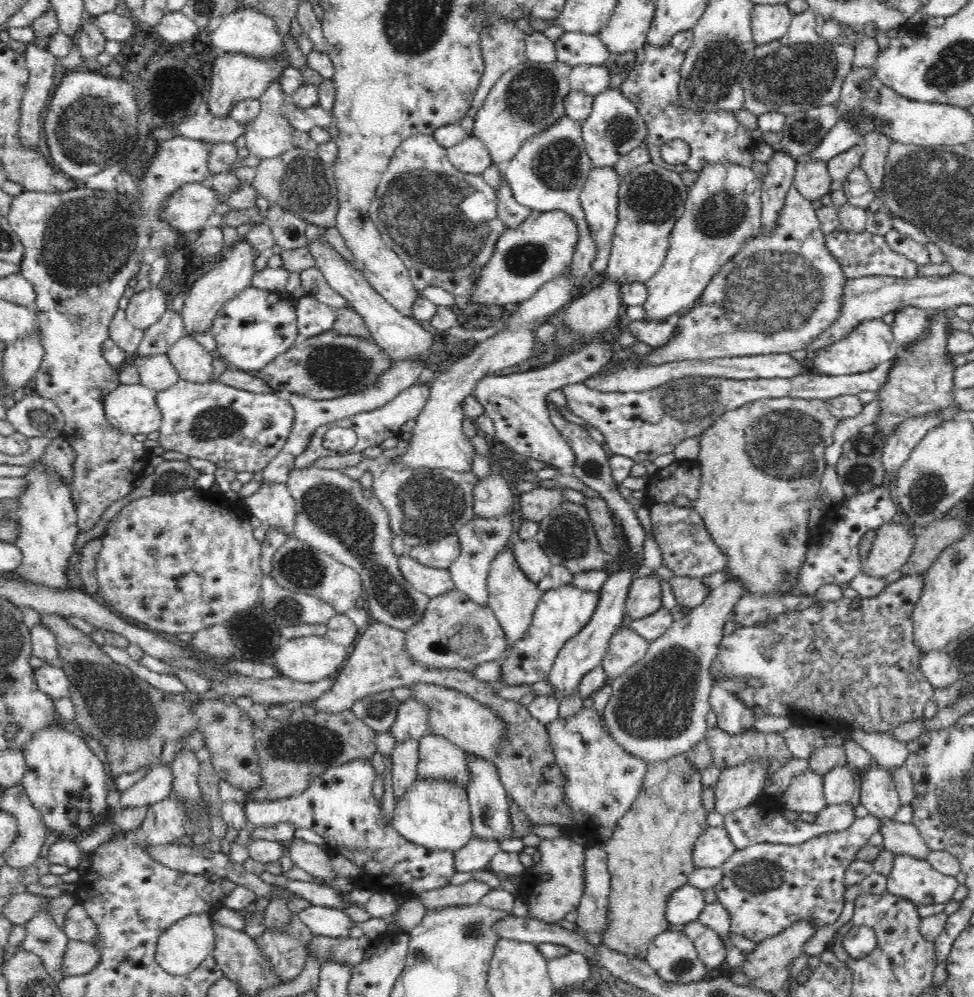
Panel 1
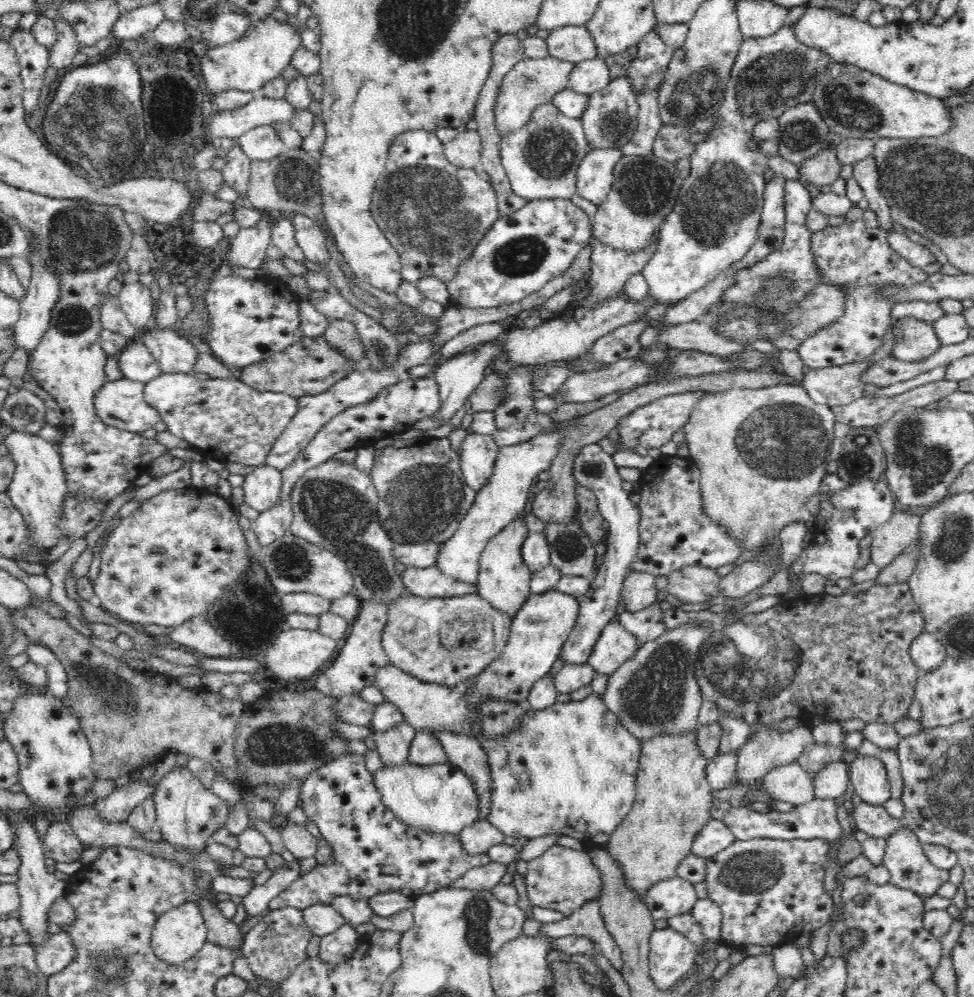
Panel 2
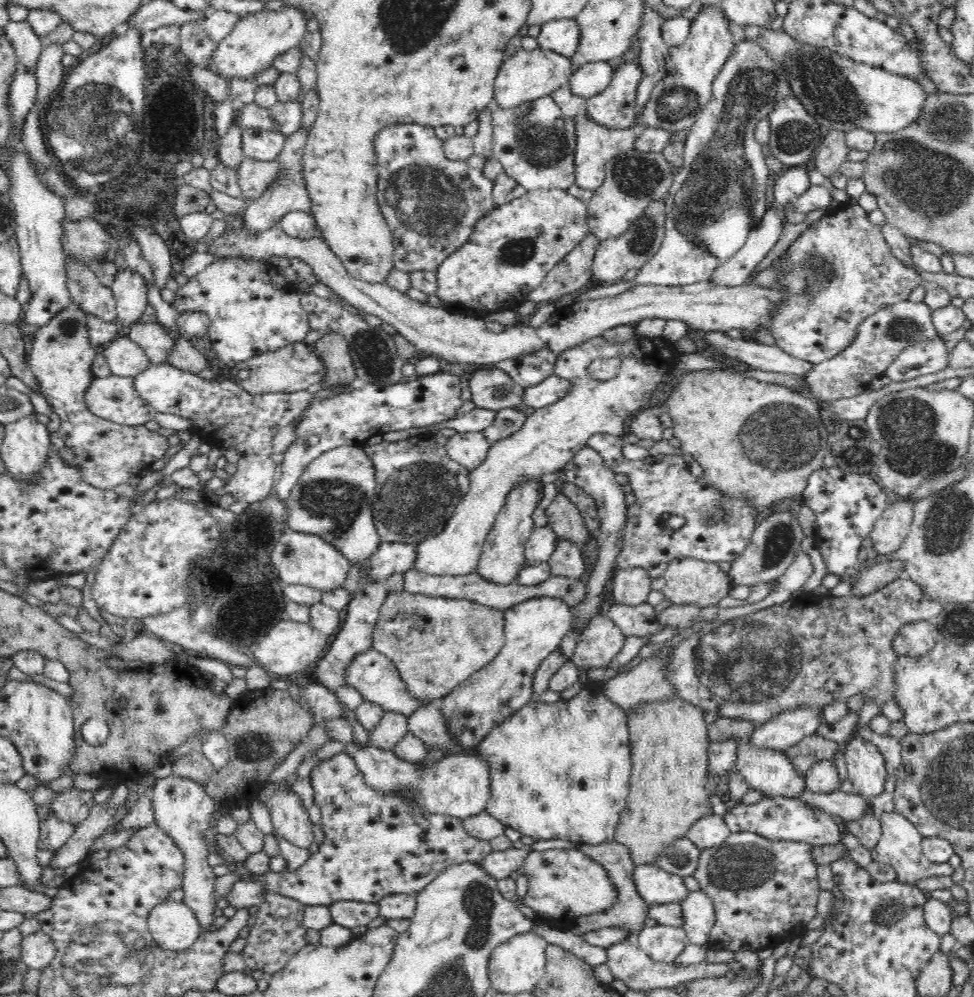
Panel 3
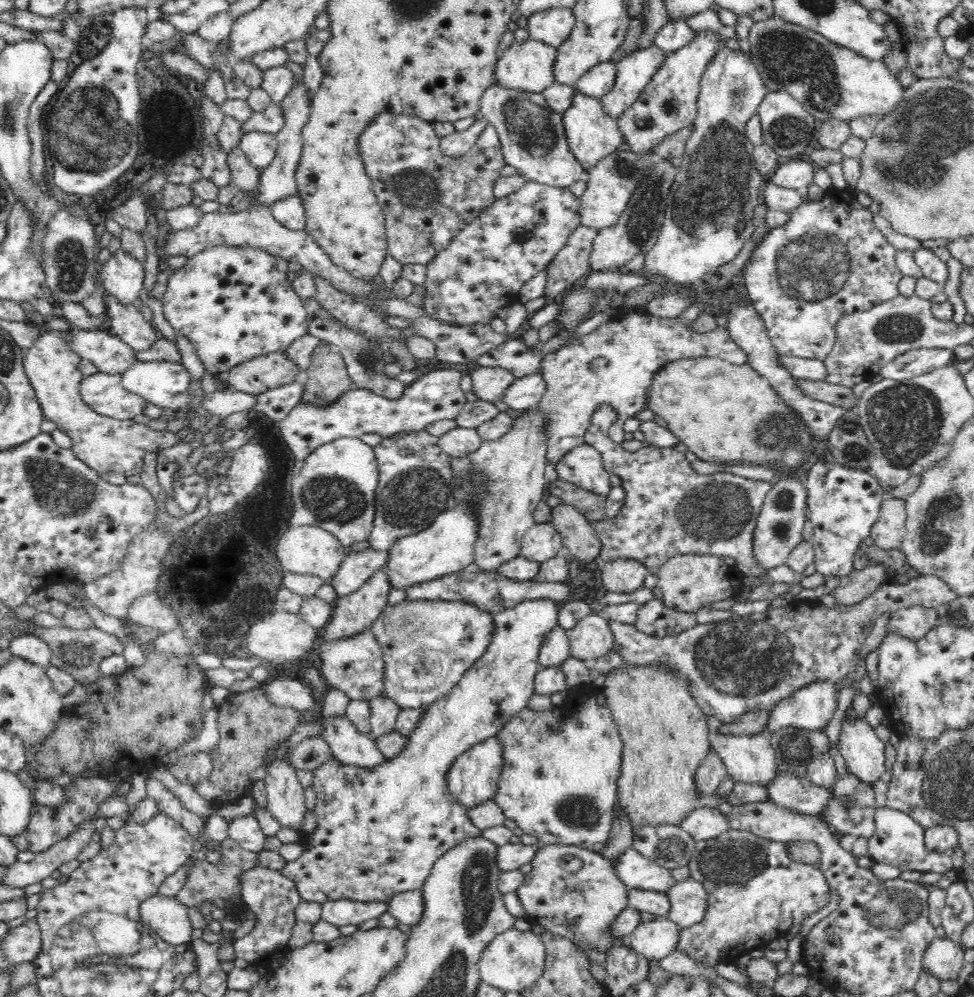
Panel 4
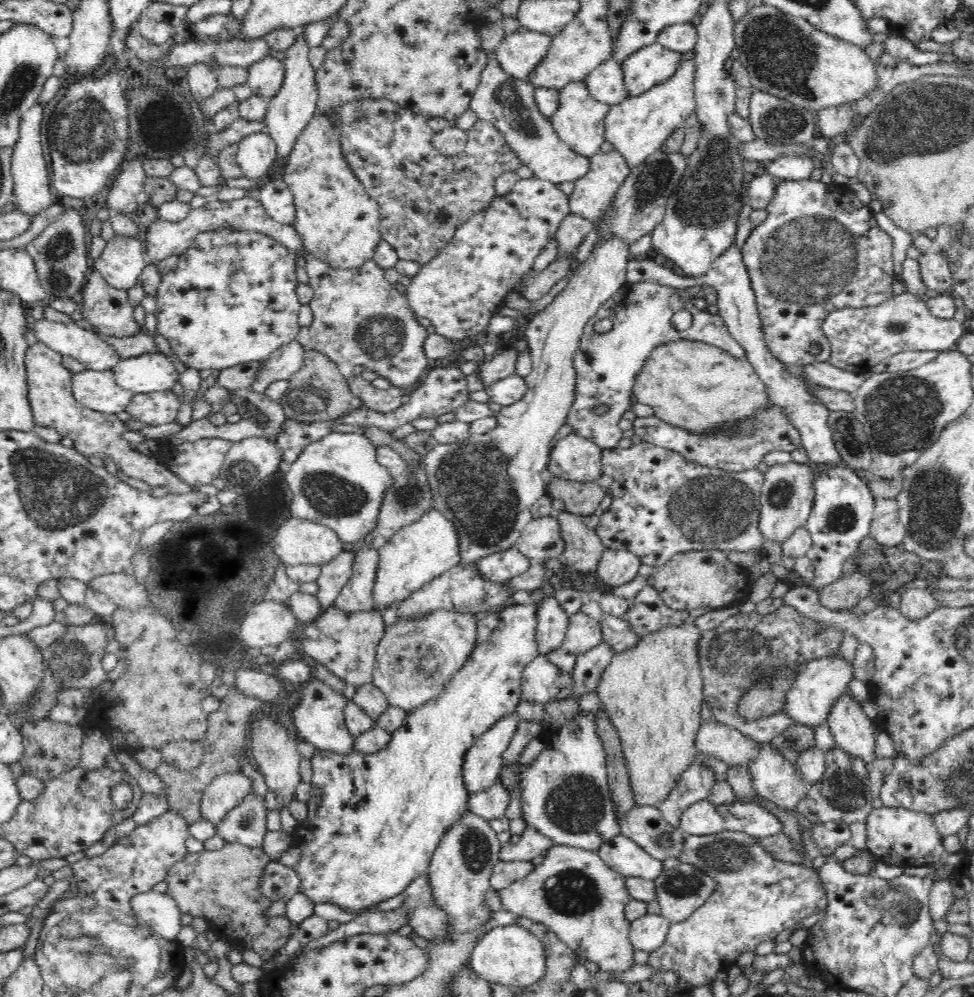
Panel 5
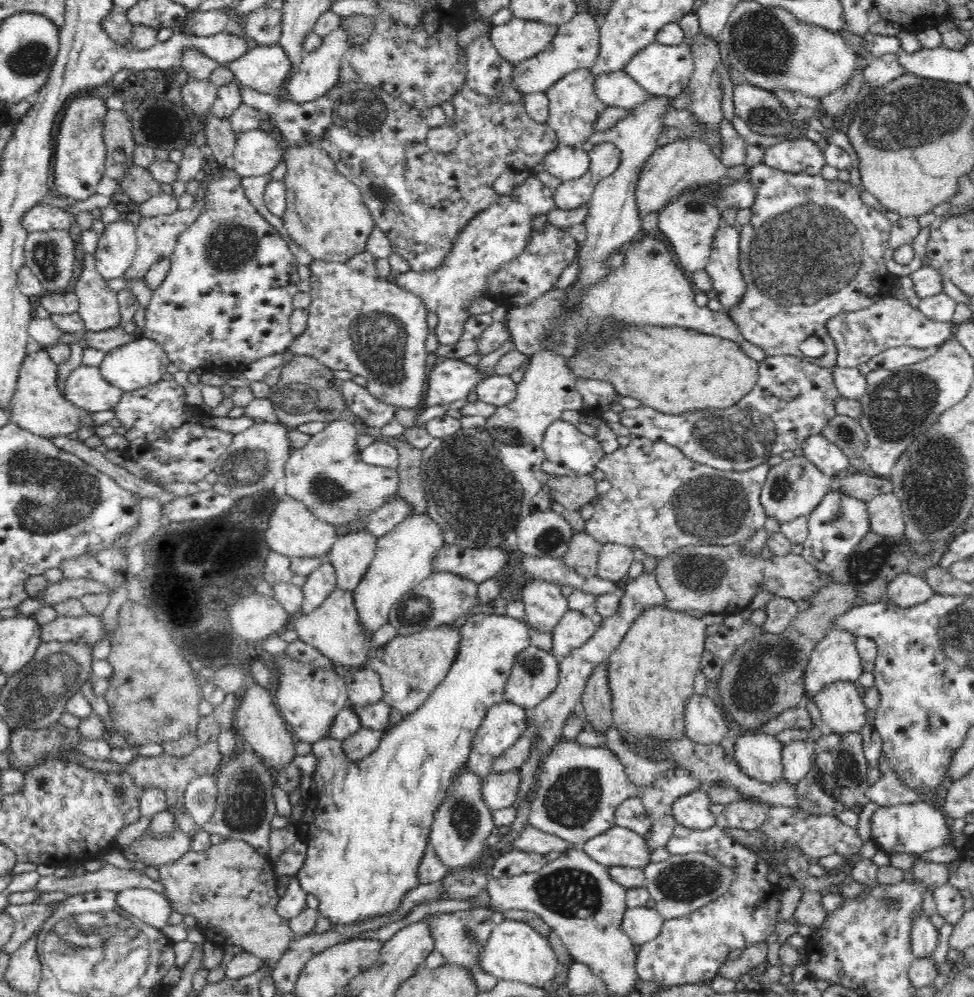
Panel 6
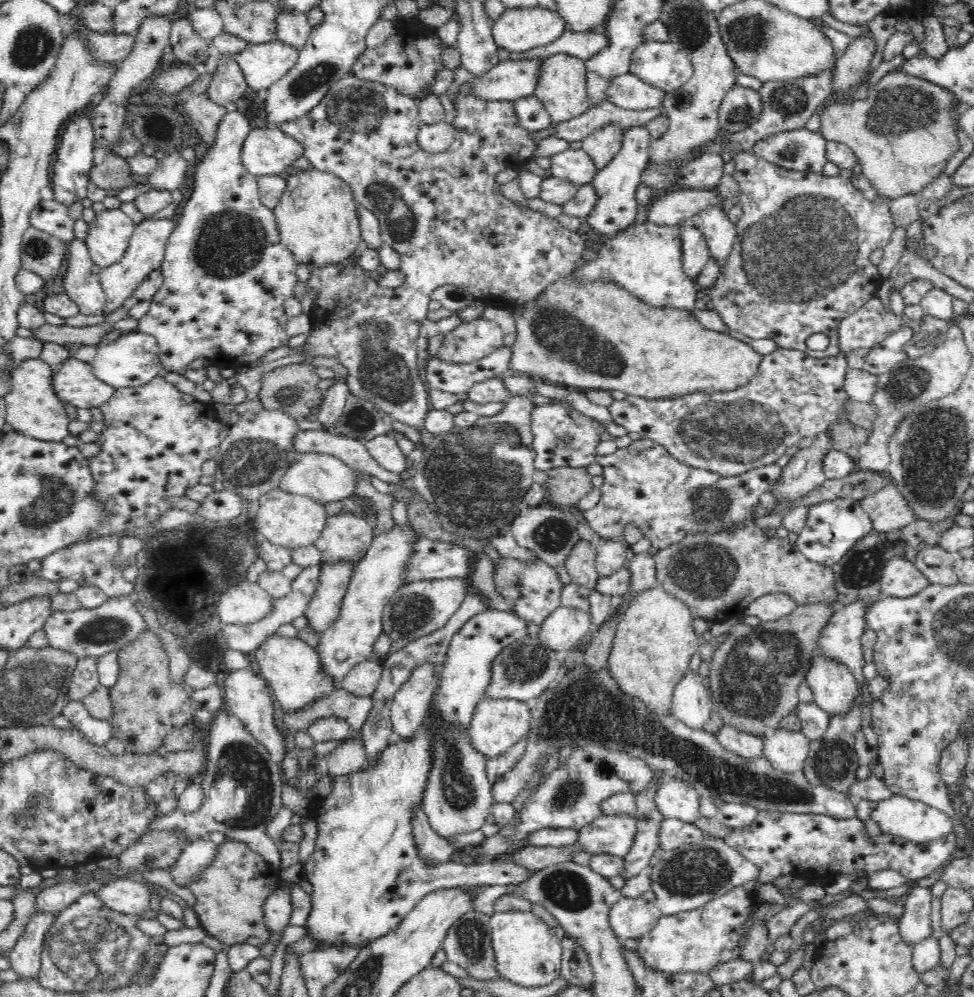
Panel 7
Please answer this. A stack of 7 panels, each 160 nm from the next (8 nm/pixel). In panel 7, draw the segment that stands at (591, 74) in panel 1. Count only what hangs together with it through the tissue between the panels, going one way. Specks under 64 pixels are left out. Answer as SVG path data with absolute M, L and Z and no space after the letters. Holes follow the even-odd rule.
M630 72L621 74L607 86L607 100L628 110L646 110L662 104L666 92L644 82Z

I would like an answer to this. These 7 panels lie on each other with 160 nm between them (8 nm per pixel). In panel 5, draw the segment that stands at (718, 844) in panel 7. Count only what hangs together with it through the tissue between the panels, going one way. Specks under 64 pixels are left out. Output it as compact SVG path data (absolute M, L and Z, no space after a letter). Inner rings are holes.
M681 863L674 870L664 870L654 882L660 914L671 923L682 922L686 918L690 918L694 910L698 910L711 897L716 885L714 878L706 875L704 871L700 871L694 865L686 863Z

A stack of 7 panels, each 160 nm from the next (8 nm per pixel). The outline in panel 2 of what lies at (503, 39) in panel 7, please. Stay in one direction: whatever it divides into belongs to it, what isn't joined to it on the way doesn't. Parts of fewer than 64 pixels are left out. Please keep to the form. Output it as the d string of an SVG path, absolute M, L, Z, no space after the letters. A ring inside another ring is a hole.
M553 56L546 58L524 58L520 60L505 77L499 86L494 112L496 127L500 136L526 127L533 118L534 110L542 104L553 102L555 94L569 86L569 76L575 63L560 60Z

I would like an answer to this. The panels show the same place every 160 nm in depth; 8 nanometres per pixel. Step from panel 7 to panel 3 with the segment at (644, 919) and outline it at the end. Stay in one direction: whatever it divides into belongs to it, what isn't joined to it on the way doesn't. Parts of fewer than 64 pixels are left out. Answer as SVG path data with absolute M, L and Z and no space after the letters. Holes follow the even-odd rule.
M657 924L645 927L637 937L638 947L656 961L674 963L689 944L687 933L678 926Z

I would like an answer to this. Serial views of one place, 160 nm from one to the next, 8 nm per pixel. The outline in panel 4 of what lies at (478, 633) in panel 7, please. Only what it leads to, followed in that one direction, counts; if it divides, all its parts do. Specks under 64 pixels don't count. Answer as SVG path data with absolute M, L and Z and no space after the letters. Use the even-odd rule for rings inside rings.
M535 599L493 614L494 632L486 652L470 666L470 670L464 672L464 676L446 696L424 709L422 720L406 738L406 748L400 756L388 758L374 768L348 766L330 756L313 771L312 787L317 793L313 813L318 826L304 844L302 856L294 862L287 862L280 870L284 877L296 883L303 900L320 904L341 898L358 902L388 901L395 894L421 889L437 861L446 852L467 839L482 835L483 831L474 826L468 817L469 810L450 797L447 785L449 768L455 758L475 744L497 736L510 718L526 709L534 694L534 678L541 669L539 650L548 632L554 626L559 626L558 611L559 606L555 601Z

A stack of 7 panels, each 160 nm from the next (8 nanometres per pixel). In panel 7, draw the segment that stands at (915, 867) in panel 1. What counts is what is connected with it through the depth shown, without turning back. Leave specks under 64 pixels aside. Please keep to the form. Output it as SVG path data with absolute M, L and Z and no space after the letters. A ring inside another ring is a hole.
M897 795L888 800L880 801L878 807L872 811L871 816L880 827L882 834L906 839L906 841L916 843L916 845L924 845L924 847L930 842L950 835L955 828L953 818L944 812L934 809L920 800L912 800Z

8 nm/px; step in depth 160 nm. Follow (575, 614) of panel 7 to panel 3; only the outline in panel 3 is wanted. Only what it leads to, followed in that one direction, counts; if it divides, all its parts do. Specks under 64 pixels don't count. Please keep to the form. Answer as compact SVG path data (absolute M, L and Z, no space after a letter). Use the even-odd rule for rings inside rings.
M606 614L594 616L586 630L579 634L571 661L589 670L608 666L622 650L627 636Z

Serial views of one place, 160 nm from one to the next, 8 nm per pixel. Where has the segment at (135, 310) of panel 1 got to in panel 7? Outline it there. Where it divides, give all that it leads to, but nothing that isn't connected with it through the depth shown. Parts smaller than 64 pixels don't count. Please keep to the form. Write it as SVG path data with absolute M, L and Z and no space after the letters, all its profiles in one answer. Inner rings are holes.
M119 208L99 212L89 224L85 242L93 263L101 269L116 264L124 256L135 228L134 221Z

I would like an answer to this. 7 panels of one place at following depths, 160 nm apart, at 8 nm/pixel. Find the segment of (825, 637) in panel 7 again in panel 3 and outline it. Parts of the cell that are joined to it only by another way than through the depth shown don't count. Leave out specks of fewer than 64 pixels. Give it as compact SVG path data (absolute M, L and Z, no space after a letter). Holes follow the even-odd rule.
M809 706L786 710L778 714L774 720L768 720L756 726L751 736L751 744L756 748L779 750L785 753L804 737L817 732L817 728L822 724L818 717L821 714L822 709L818 710Z

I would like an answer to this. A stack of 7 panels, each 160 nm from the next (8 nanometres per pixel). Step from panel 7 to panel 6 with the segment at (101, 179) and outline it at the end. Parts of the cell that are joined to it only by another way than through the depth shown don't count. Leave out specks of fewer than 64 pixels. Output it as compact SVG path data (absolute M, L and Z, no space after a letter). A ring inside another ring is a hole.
M134 165L124 174L118 191L126 193L130 200L142 204L163 193L160 184L148 169Z

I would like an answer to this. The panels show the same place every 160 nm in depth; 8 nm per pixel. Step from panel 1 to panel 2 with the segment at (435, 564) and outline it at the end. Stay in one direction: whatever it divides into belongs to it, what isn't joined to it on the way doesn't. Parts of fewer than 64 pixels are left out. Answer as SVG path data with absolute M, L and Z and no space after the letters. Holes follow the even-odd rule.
M432 541L418 544L400 544L394 543L392 546L392 555L394 562L400 561L406 567L430 568L438 560L438 552L442 548L442 543Z

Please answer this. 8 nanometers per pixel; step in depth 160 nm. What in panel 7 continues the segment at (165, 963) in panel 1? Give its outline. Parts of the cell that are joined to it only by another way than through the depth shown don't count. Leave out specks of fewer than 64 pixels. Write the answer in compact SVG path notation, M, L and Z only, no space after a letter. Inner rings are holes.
M116 880L99 888L102 902L122 914L144 914L150 908L150 890L132 880Z

